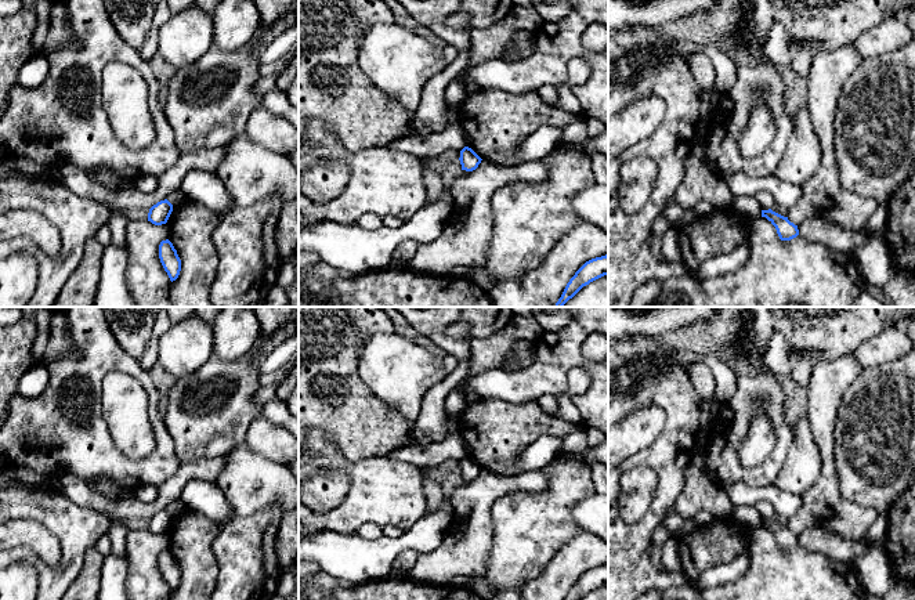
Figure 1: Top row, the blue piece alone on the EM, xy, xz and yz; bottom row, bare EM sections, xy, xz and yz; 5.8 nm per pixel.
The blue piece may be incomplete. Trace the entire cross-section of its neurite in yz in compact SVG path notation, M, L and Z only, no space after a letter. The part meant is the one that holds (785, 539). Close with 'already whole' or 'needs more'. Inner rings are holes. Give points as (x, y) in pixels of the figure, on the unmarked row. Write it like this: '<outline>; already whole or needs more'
M771 518L762 520L762 527L766 527L775 536L781 550L791 550L799 545L798 535Z; already whole

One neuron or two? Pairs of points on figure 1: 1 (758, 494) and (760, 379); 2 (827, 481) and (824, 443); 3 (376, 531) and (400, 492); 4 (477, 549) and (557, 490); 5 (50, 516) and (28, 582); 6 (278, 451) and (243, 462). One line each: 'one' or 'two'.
1: two
2: one
3: two
4: two
5: two
6: two

